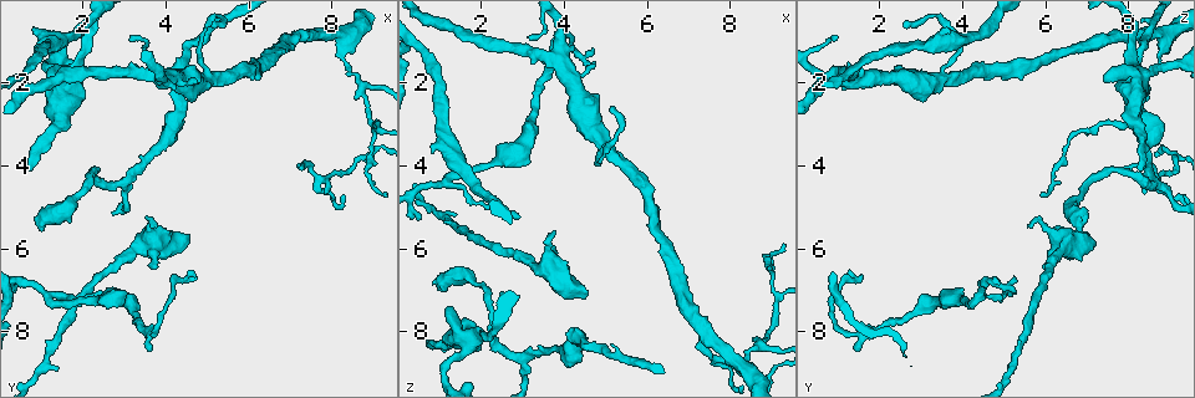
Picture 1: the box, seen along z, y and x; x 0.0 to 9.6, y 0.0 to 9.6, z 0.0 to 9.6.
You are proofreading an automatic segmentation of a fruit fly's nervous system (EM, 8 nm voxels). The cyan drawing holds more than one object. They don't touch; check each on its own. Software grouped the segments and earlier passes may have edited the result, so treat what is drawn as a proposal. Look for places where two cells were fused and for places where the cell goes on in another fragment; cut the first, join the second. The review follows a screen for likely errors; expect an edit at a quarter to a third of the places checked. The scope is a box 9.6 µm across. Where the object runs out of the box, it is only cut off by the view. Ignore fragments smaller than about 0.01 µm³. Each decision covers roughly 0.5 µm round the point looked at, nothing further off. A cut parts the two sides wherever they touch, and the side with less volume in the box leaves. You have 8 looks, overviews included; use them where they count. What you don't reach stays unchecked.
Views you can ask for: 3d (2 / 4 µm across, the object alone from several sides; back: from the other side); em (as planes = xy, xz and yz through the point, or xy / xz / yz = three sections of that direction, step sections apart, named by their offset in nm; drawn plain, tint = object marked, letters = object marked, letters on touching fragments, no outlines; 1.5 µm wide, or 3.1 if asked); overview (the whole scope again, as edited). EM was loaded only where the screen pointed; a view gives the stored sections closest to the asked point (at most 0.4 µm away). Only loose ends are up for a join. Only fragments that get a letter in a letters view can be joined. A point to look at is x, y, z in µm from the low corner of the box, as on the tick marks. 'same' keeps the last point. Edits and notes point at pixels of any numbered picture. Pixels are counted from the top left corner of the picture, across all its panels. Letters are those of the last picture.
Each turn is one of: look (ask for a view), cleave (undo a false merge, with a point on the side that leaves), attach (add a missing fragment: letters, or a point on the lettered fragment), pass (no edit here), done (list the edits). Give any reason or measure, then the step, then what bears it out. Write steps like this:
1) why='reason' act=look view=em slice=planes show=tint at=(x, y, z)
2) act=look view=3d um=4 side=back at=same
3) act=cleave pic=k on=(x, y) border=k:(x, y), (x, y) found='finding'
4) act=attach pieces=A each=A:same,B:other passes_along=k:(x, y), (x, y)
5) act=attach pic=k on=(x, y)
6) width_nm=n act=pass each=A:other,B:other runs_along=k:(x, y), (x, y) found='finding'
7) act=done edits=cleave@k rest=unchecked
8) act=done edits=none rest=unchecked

why='abrupt turn' act=look view=em slice=planes show=tint at=(1.15, 1.60, 8.90)

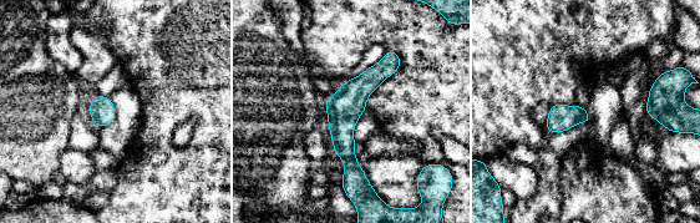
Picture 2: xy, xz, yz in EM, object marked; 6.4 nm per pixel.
act=look view=em slice=planes show=letters at=same

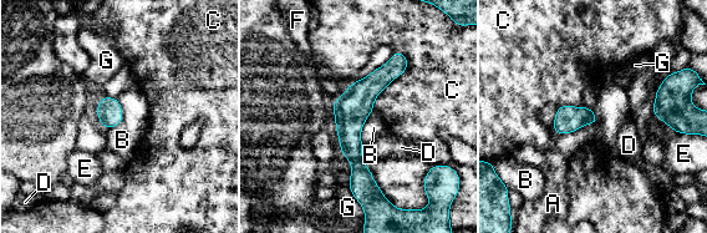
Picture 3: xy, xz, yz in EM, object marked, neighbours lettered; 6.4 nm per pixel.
width_nm=140 act=pass each=A:other,B:other,C:other,D:other,E:other,F:other,G:other border=3:(118, 99), (122, 121), (105, 128) found='continuous, no second cell'

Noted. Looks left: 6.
why='arms part here' act=look view=3d um=2 side=back at=(8.75, 2.05, 8.35)

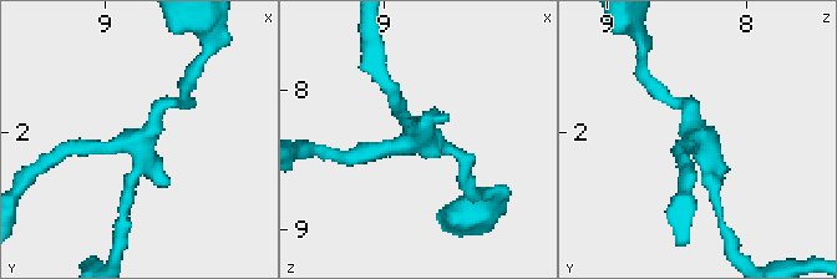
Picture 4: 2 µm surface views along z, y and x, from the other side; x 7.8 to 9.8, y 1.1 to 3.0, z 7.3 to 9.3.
arms=3 why='shape alone is not enough' act=look view=em slice=planes show=plain at=(8.70, 2.06, 8.34)

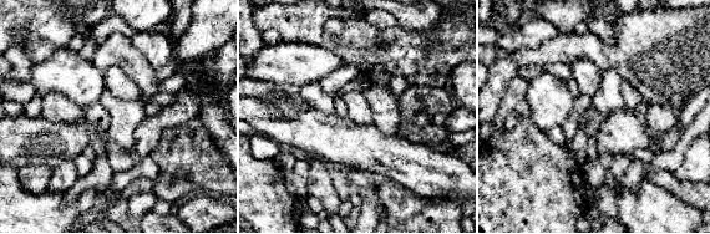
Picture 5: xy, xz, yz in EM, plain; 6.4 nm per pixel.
act=look view=em slice=planes show=letters at=same

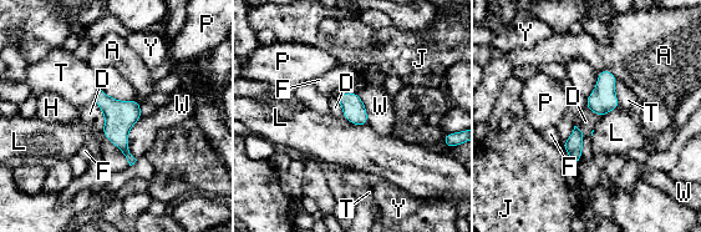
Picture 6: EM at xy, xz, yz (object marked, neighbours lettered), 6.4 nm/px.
act=pass each=A:other,D:other,F:other,H:other,J:other,L:other,P:other,T:other,W:other,Y:other border=6:(102, 131), (121, 151), (130, 165) found='continuous, no second cell'

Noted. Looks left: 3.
why='a fork' act=look view=3d um=4 at=(7.60, 4.25, 8.65)

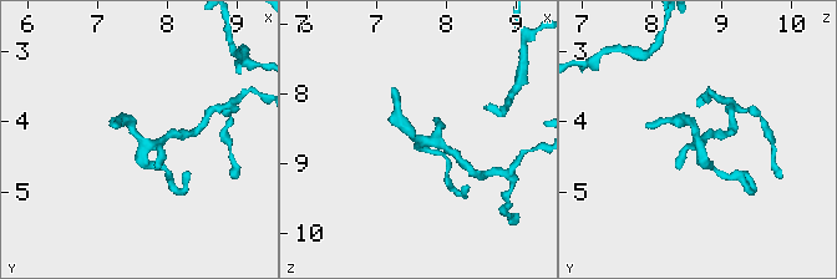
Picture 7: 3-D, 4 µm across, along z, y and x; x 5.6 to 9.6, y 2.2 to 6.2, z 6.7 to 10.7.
why='now the EM' act=look view=em slice=xz step=8 show=tint at=(7.65, 4.30, 8.65)

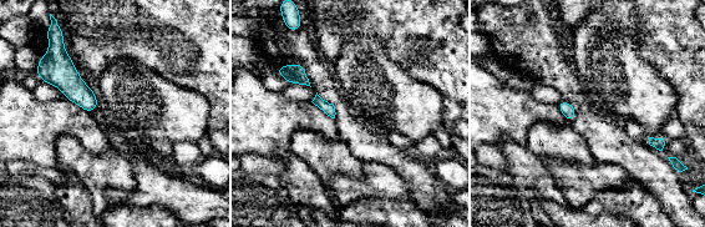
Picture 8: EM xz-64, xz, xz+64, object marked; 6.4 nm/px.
why='another direction' act=look view=em slice=planes show=letters at=same

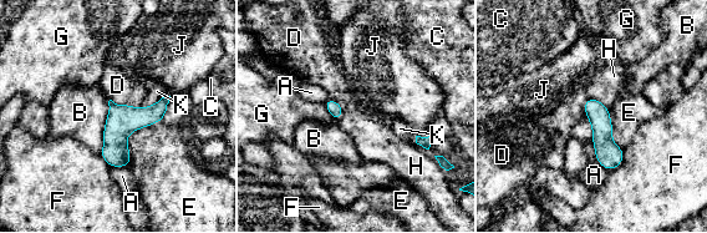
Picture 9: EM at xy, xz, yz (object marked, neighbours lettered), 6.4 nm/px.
act=pass each=A:other,B:other,C:other,D:other,E:other,F:other,G:other,H:other,J:other,K:other found='continuous, no second cell'

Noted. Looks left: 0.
act=done edits=none rest=unchecked

